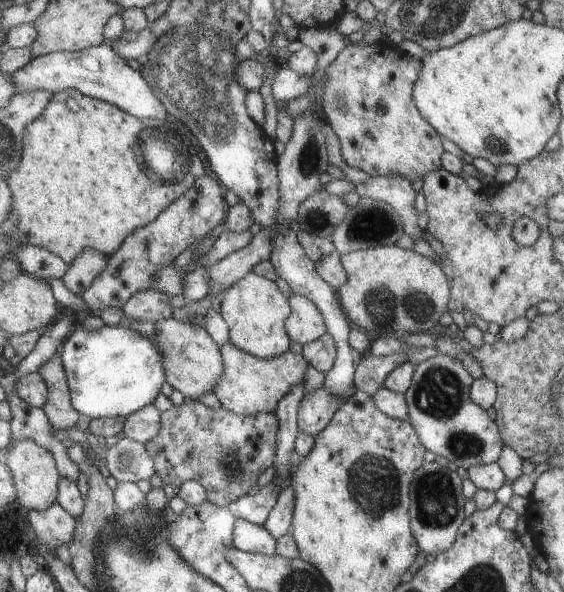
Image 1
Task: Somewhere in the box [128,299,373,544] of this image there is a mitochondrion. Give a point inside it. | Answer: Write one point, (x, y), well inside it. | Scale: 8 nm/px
(232, 466)

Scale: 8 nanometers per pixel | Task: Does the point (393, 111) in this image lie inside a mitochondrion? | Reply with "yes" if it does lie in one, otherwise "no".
yes

